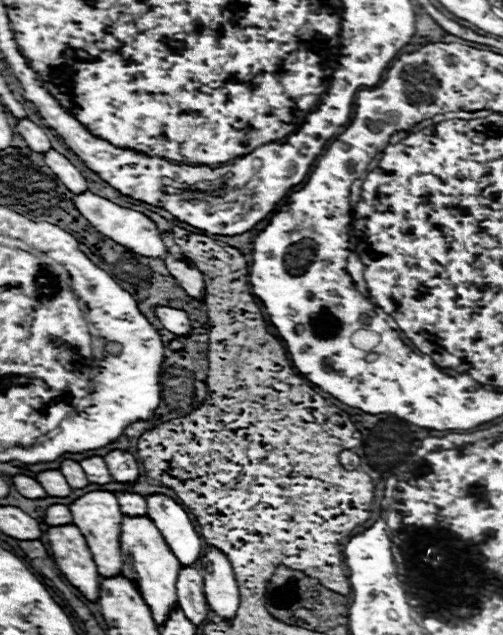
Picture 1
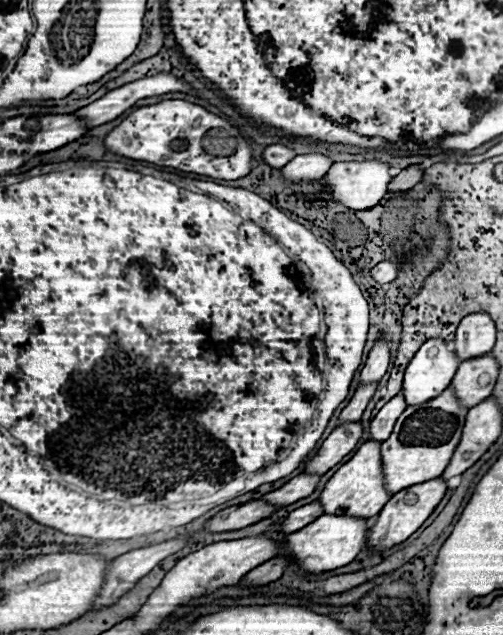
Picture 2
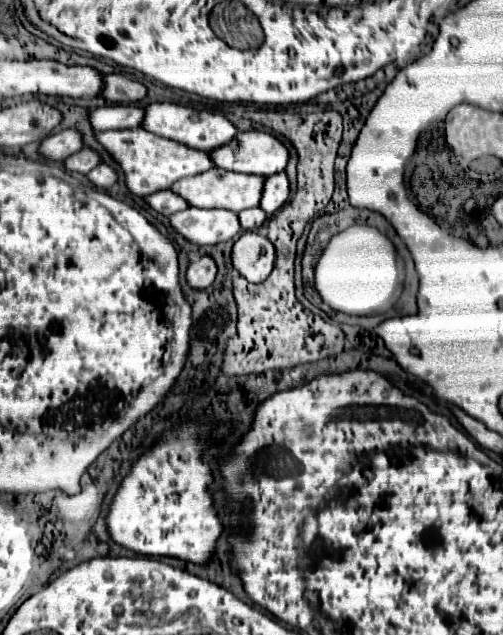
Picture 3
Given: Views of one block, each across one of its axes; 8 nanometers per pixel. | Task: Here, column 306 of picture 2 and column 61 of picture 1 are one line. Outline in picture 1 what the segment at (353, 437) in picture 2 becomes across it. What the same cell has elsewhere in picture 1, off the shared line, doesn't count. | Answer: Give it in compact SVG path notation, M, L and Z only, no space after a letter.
M66 458L66 460L60 464L60 472L64 474L64 478L66 478L66 482L70 484L70 488L84 488L84 486L88 484L88 478L86 478L84 470L82 470L80 464L74 462L74 460L68 460L68 458Z

